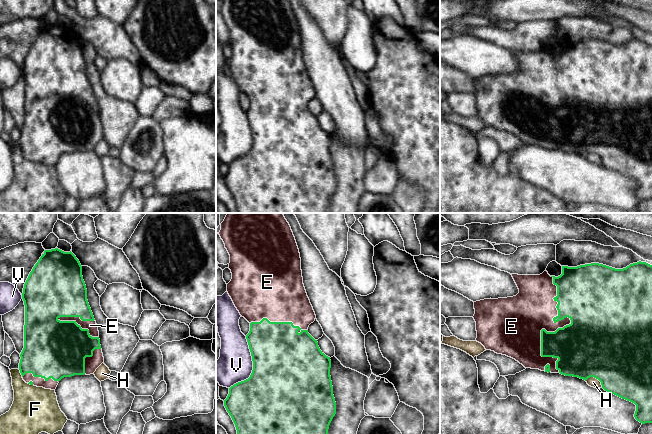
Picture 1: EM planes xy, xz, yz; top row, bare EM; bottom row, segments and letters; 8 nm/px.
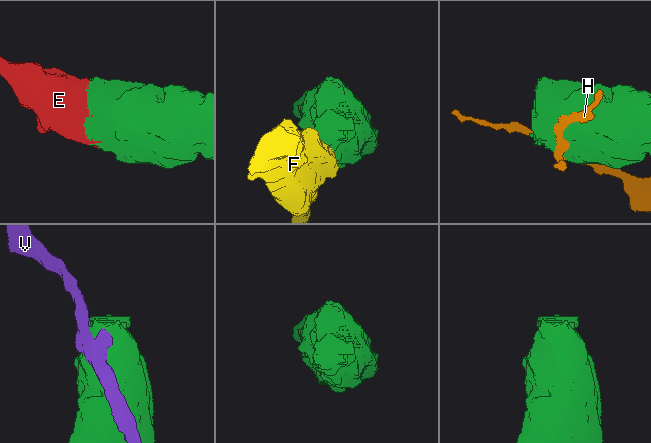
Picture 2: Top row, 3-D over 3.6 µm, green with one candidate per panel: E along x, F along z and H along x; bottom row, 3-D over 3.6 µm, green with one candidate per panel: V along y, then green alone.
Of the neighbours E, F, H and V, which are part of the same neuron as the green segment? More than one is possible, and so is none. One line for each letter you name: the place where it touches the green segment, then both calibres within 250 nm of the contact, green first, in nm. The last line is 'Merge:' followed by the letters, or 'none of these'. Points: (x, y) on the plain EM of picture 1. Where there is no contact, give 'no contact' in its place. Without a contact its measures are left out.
E: meets green in yz at (560, 104); 460 nm thick on the green side, 320 nm on the other
Merge: E

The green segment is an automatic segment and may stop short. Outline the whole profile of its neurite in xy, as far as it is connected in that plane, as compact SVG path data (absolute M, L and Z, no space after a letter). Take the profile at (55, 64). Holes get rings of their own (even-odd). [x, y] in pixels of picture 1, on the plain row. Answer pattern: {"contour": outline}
{"contour": "M45 26L24 60L22 75L25 101L19 146L26 159L55 166L62 154L94 150L104 139L98 102L87 76L82 42L71 27Z"}

